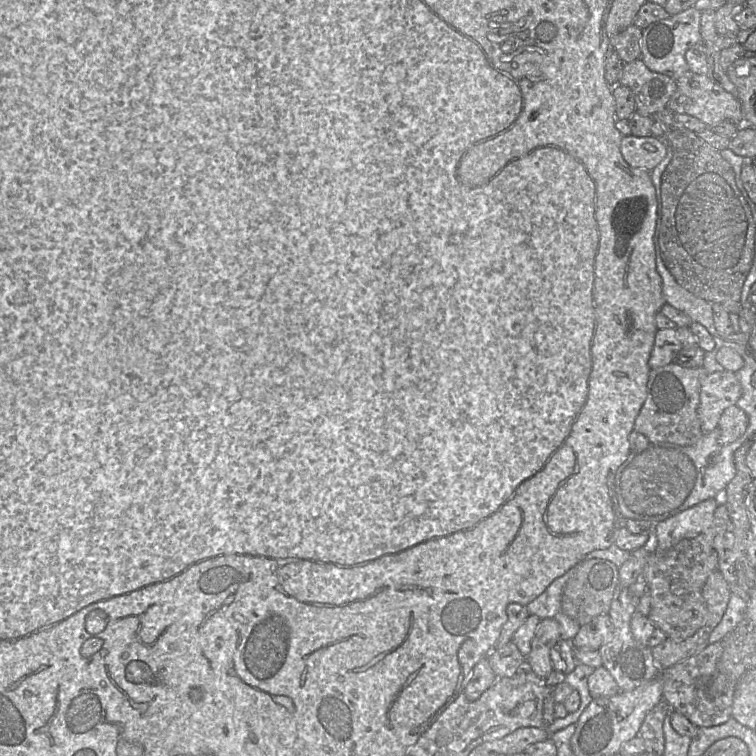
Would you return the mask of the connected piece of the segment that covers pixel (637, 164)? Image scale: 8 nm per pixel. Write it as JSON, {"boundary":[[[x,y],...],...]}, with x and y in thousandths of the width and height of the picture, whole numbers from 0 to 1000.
{"boundary":[[[833,177],[823,183],[820,200],[835,221],[862,226],[880,209],[882,193],[862,179],[843,181]]]}

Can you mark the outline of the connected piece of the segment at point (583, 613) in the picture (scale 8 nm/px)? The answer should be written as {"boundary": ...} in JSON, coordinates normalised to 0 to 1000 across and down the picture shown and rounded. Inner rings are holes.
{"boundary":[[[782,739],[766,743],[745,782],[742,810],[761,820],[767,828],[779,825],[794,813],[803,813],[811,787],[819,775],[817,750],[800,739]]]}

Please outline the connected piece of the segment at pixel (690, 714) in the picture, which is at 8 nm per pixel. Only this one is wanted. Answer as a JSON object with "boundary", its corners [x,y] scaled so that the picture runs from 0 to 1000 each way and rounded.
{"boundary":[[[954,849],[937,852],[927,862],[907,870],[886,884],[876,886],[876,925],[890,940],[898,942],[922,962],[943,962],[959,956],[967,948],[972,909],[963,906],[962,913],[950,922],[940,922],[937,910],[948,892],[948,876],[956,864]]]}

